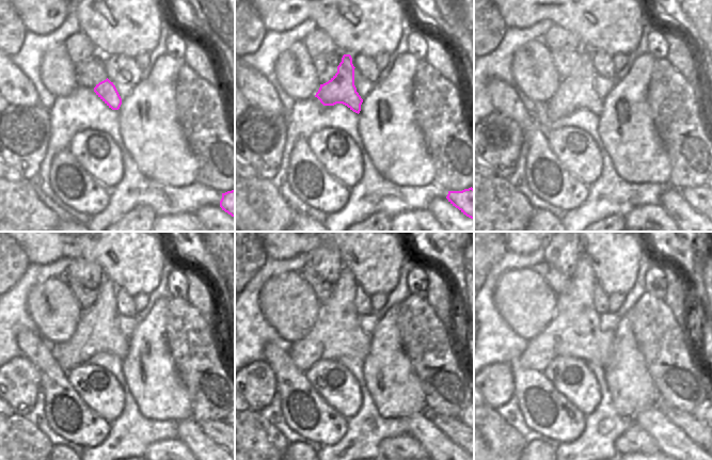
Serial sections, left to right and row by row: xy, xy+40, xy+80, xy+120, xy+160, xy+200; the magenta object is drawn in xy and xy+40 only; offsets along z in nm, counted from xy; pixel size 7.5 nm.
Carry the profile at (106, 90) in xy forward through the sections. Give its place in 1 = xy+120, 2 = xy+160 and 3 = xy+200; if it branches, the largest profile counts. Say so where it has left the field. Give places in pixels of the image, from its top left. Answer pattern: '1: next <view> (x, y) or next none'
1: next xy+120 (97, 331)
2: next xy+160 (336, 332)
3: next xy+200 (574, 331)

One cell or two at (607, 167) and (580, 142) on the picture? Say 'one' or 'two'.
two

